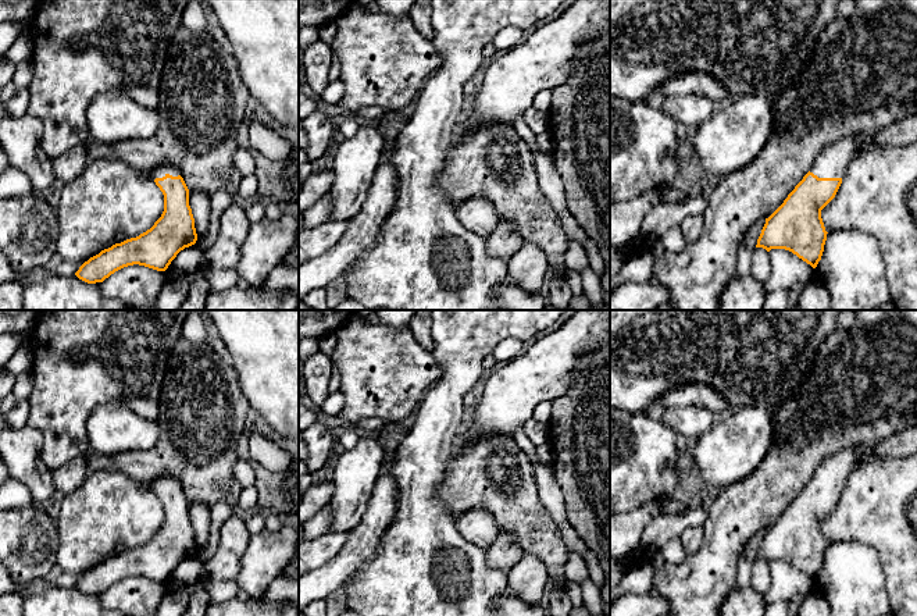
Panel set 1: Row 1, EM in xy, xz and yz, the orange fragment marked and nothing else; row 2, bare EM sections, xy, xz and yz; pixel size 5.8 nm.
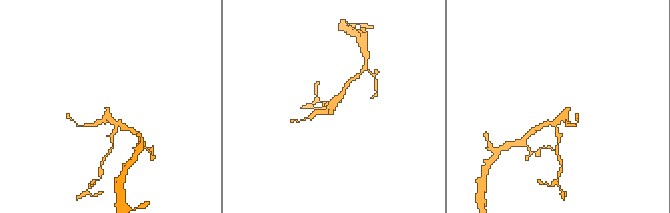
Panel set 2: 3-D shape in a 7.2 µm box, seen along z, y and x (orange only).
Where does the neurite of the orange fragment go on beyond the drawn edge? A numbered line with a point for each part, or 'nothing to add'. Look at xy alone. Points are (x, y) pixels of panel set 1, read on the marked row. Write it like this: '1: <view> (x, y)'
1: xy (160, 171)

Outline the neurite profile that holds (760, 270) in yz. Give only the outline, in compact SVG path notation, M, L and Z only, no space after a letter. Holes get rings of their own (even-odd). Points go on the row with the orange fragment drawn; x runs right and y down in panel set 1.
M754 248L752 250L752 275L760 281L767 284L771 277L771 264L768 252L763 248Z

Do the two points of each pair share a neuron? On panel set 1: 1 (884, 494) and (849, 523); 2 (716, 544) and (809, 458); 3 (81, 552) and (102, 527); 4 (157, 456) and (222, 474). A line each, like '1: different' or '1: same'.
1: same
2: same
3: same
4: same

